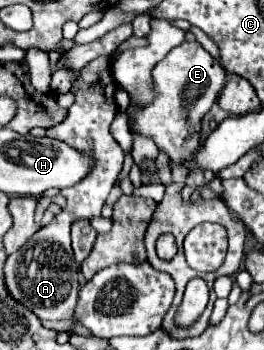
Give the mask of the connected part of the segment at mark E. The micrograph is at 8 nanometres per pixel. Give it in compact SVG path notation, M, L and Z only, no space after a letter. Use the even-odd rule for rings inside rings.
M183 42L175 46L161 62L153 68L153 82L159 96L145 108L137 108L133 114L133 130L145 136L151 136L159 150L165 150L169 162L177 162L177 158L185 158L185 154L193 154L199 146L199 130L201 118L215 104L227 72L223 66L199 44L199 42Z

